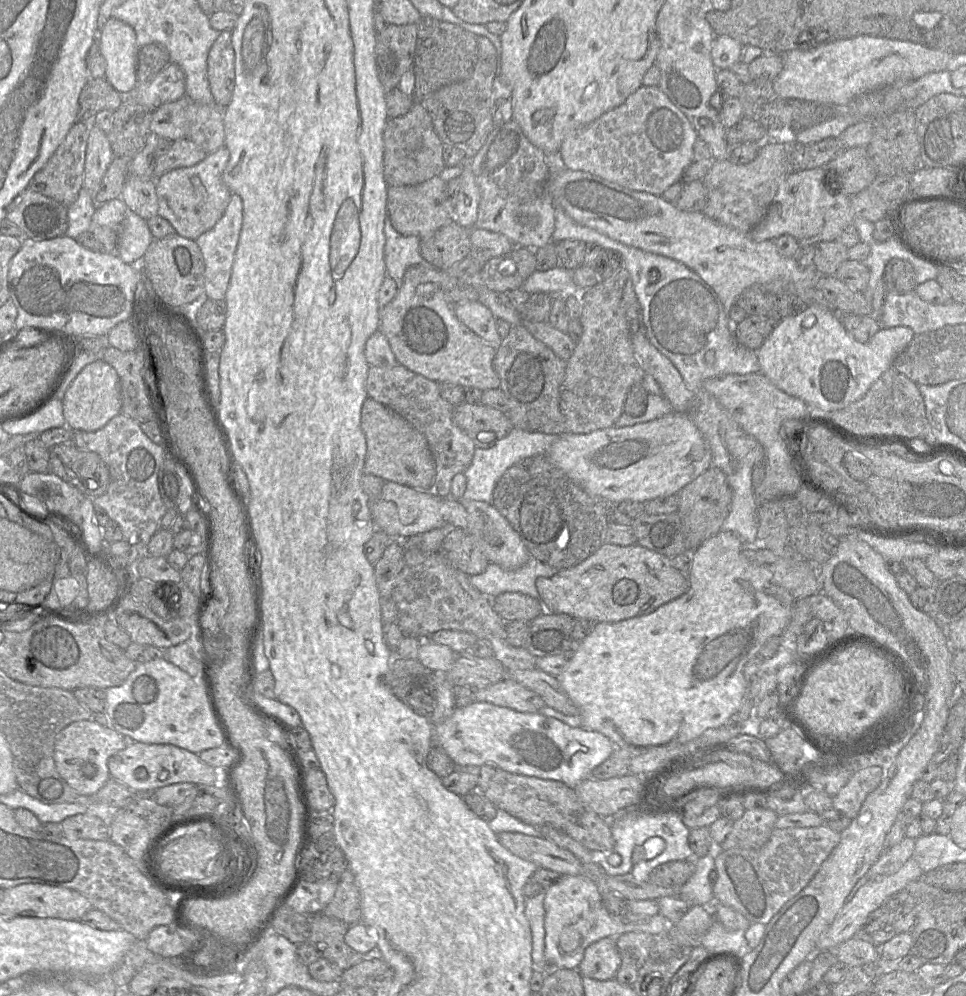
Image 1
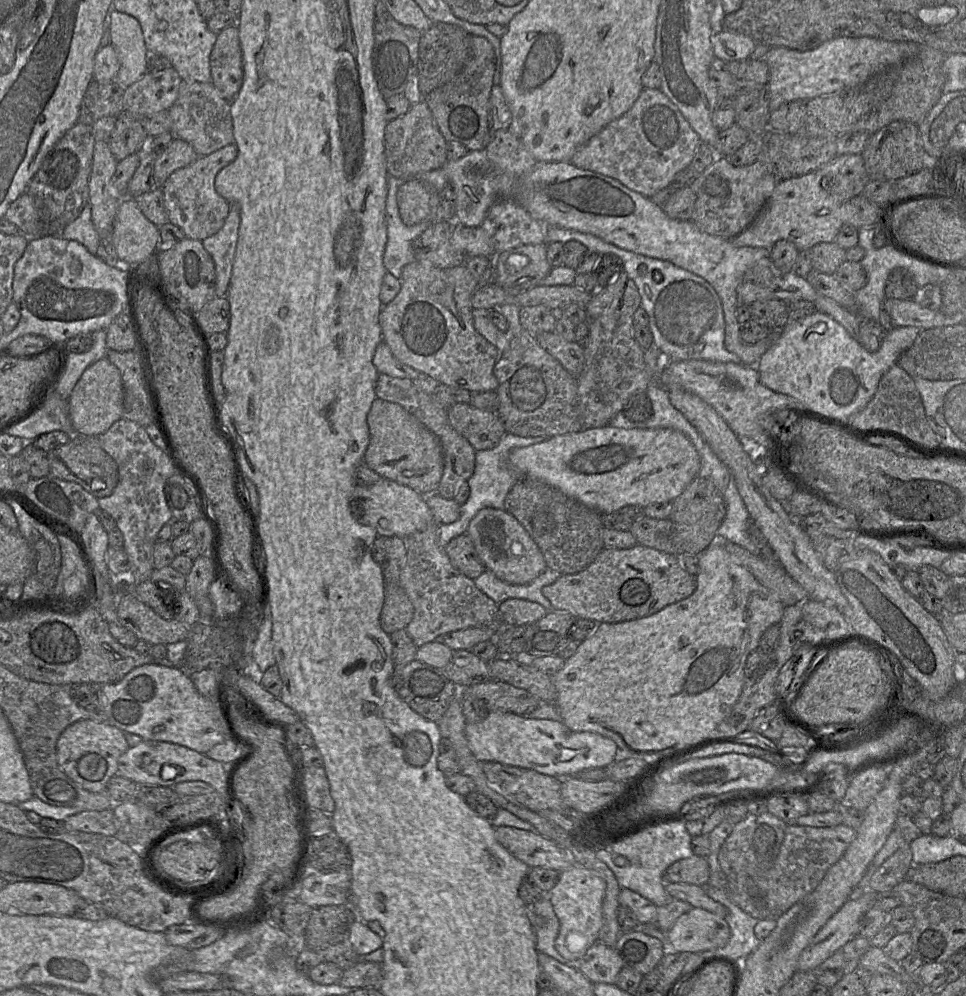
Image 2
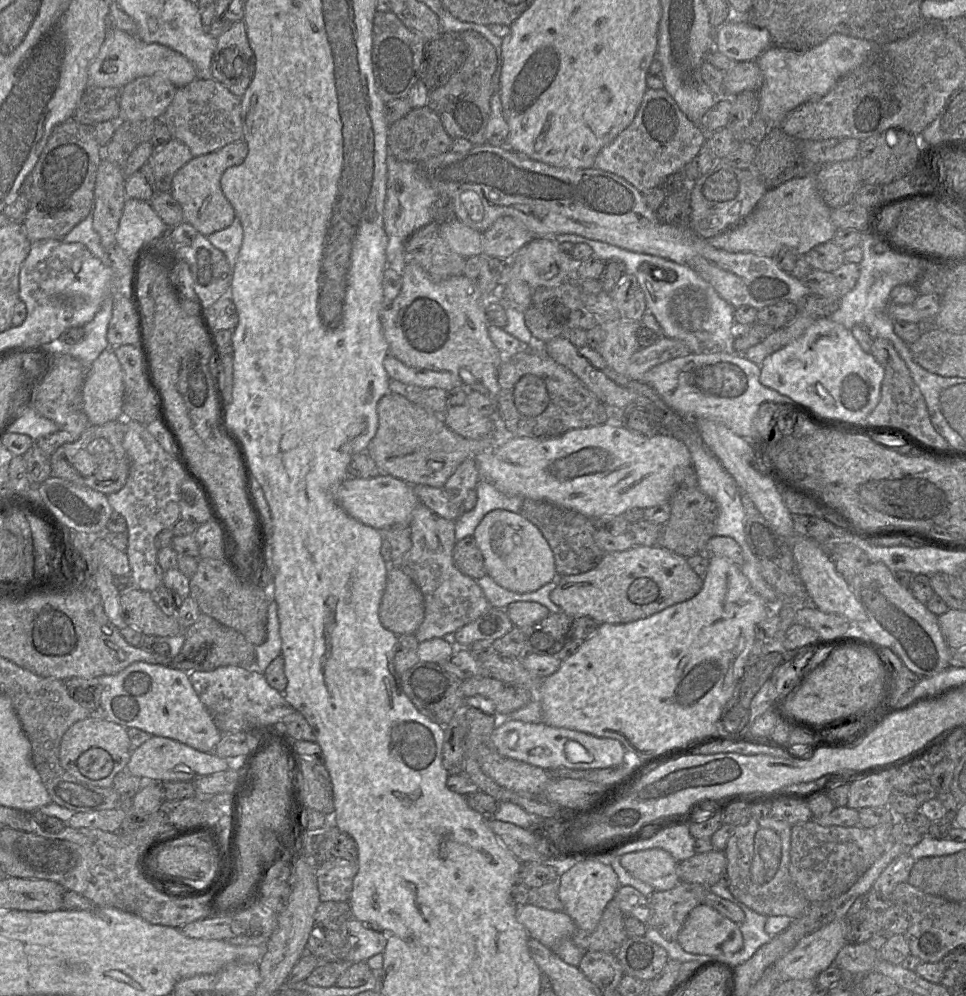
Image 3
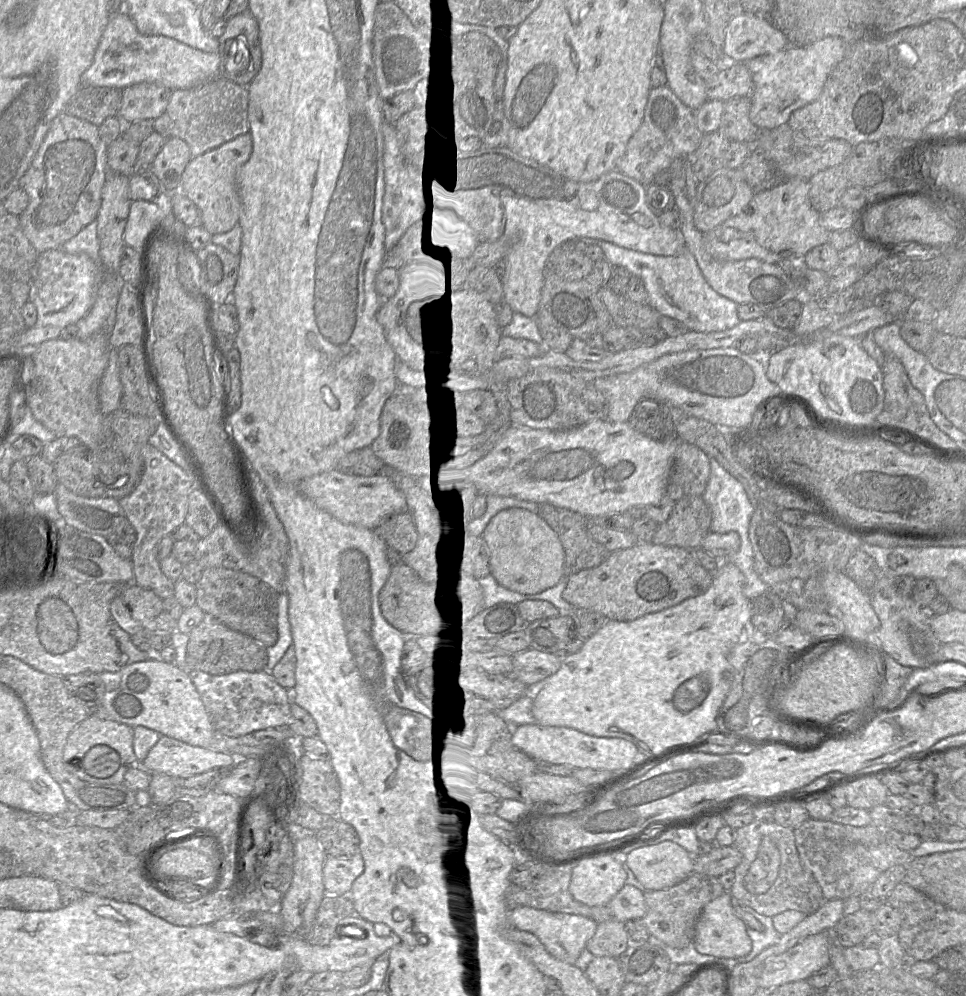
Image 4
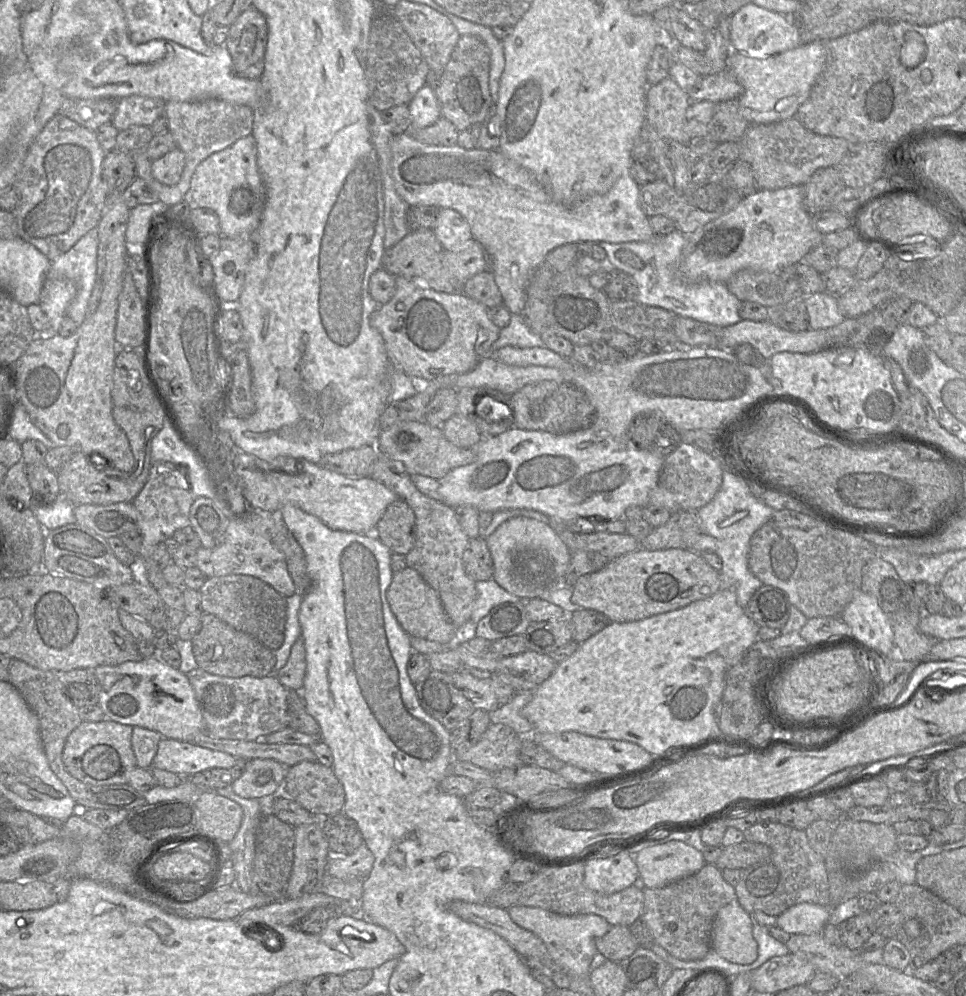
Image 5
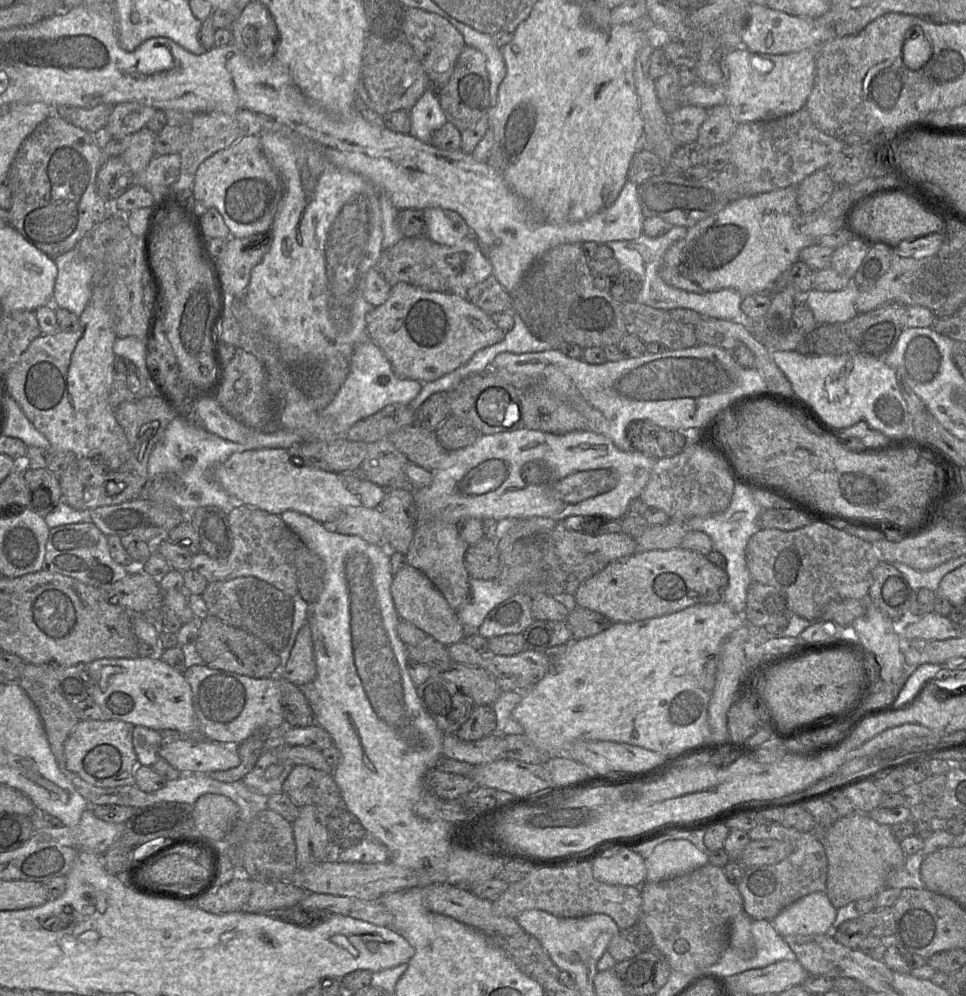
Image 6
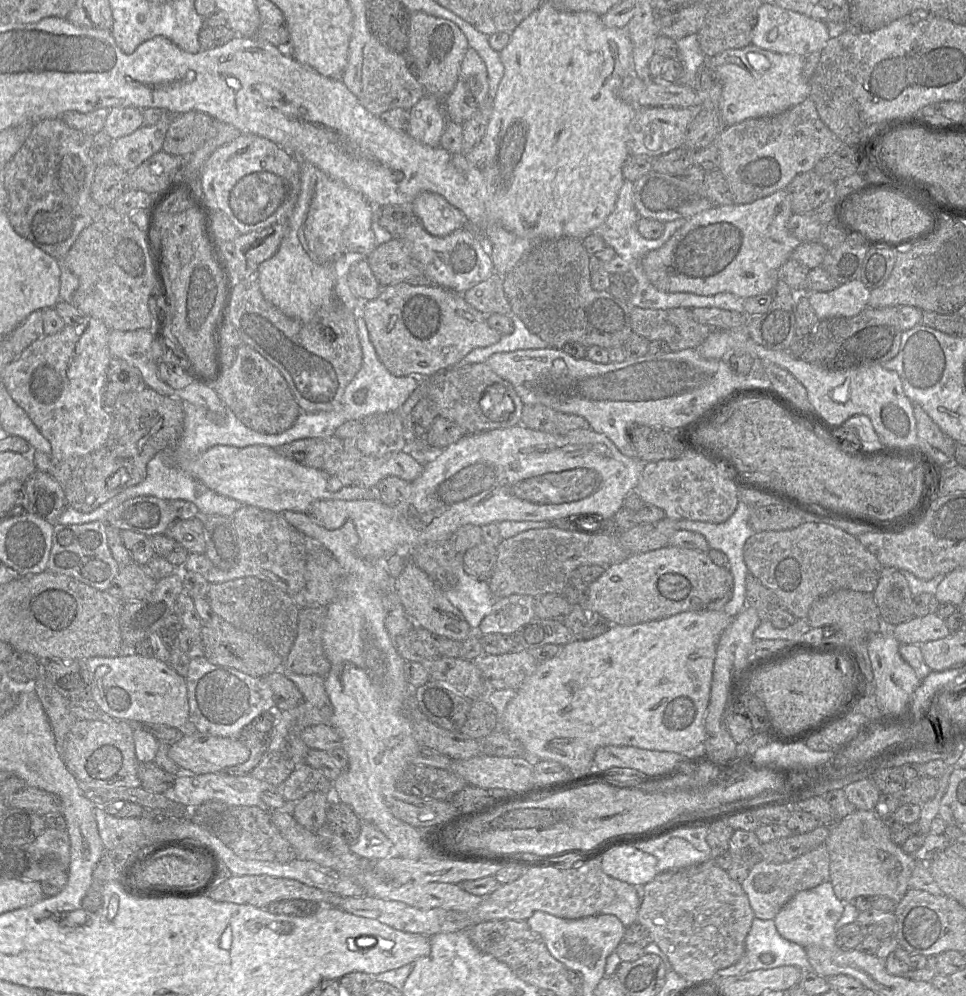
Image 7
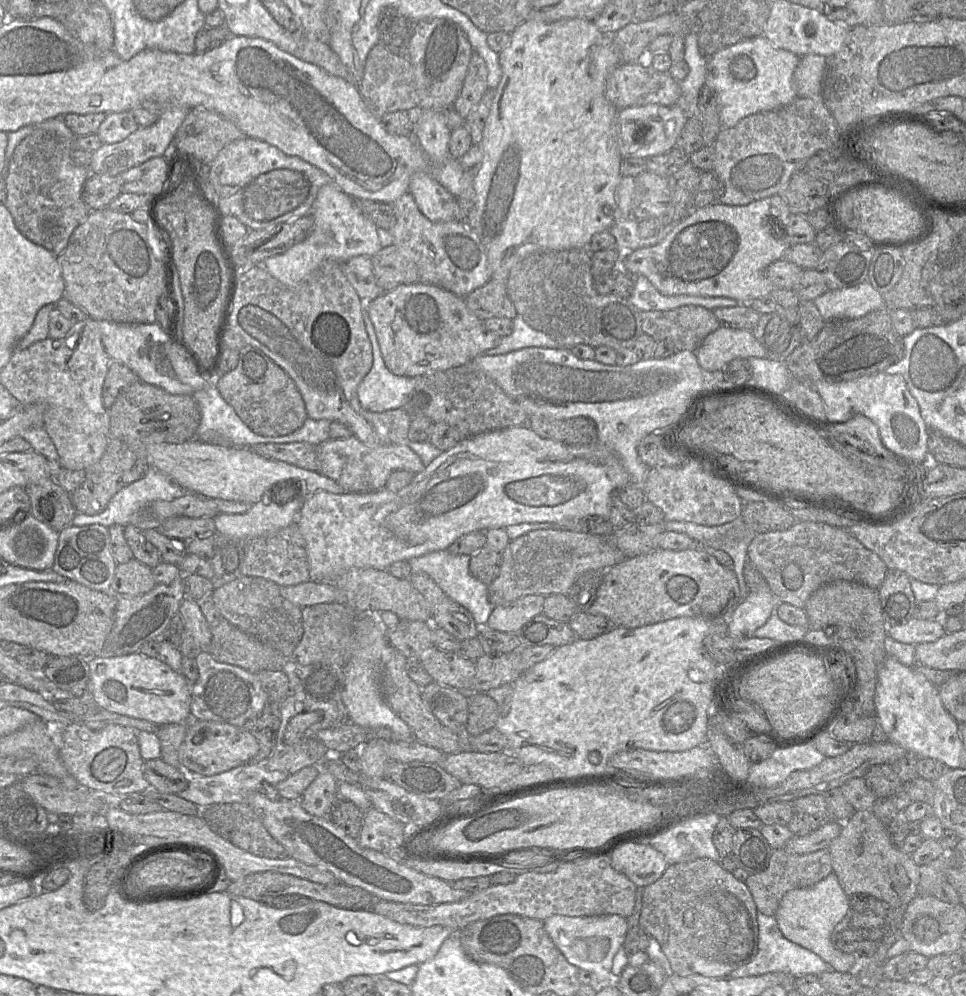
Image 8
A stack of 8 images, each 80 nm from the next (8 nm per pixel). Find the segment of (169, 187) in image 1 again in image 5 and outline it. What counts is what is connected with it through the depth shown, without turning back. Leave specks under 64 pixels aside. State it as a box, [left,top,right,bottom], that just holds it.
[188,135,266,238]

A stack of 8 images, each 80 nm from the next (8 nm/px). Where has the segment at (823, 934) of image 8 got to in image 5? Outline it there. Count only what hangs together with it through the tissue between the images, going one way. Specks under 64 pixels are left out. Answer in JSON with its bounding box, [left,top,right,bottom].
[777,902,830,934]

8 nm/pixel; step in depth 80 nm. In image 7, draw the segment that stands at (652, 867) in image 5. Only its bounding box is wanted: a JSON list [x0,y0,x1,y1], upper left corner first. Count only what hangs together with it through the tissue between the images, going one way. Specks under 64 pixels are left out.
[657,838,711,873]

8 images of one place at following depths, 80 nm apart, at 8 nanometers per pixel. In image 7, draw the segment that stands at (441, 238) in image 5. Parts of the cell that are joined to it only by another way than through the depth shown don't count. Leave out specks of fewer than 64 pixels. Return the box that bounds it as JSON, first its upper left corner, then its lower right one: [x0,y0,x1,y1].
[412,193,468,236]

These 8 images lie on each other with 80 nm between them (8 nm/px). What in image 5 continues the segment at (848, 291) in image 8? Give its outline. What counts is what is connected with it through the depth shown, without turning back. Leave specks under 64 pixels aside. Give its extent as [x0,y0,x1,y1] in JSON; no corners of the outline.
[805,291,846,330]

